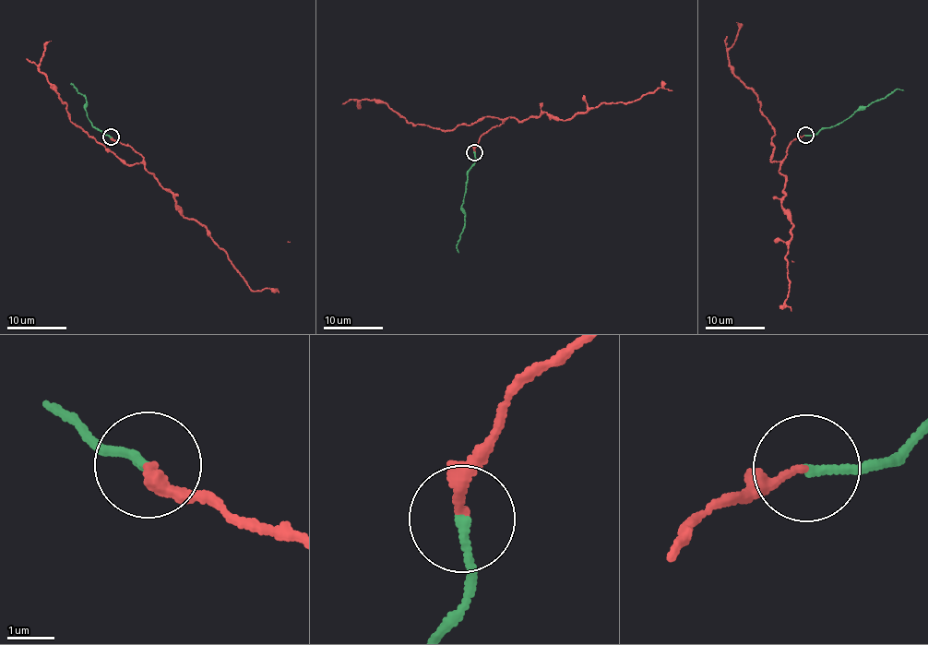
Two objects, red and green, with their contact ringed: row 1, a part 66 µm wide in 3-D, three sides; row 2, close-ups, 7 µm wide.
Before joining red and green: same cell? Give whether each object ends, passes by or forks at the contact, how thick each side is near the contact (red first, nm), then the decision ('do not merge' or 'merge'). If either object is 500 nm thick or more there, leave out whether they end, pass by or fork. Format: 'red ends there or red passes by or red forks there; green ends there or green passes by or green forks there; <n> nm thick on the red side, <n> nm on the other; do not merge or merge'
red passes by; green ends there; 150 nm thick on the red side, 180 nm on the other; merge

